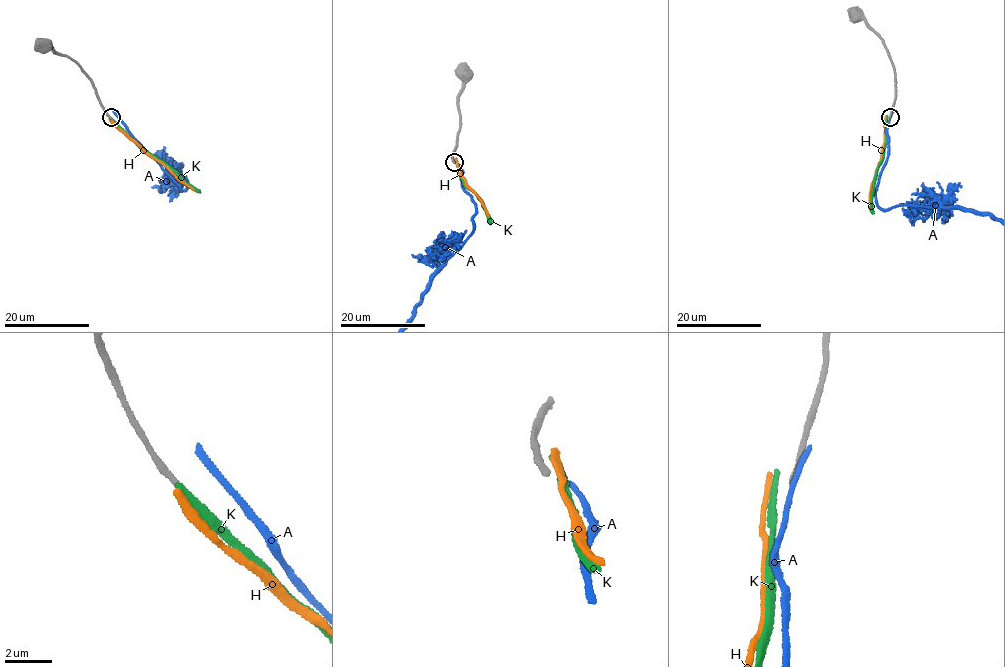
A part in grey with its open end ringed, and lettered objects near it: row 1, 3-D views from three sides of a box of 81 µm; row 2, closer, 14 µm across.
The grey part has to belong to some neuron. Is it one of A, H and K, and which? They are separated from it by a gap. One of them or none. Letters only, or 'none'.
none

